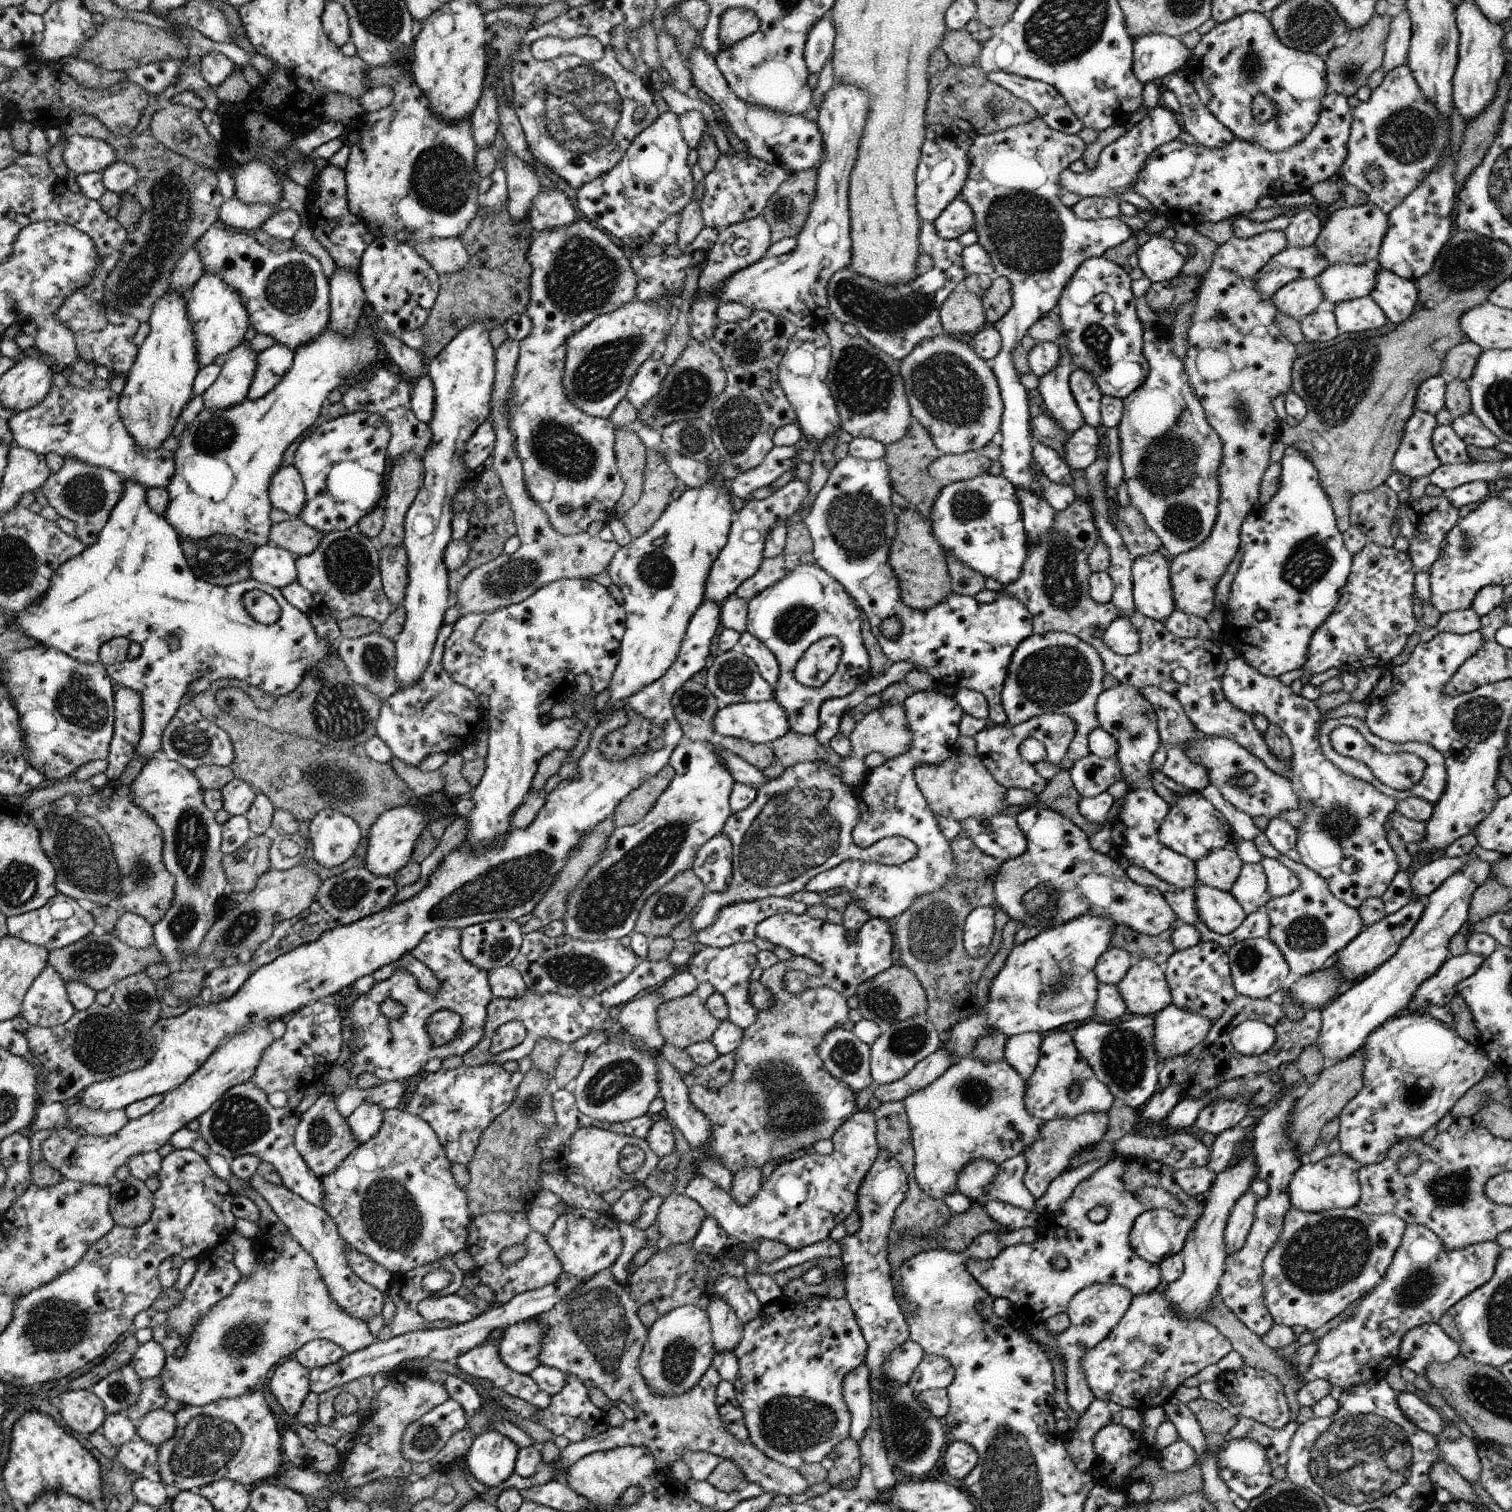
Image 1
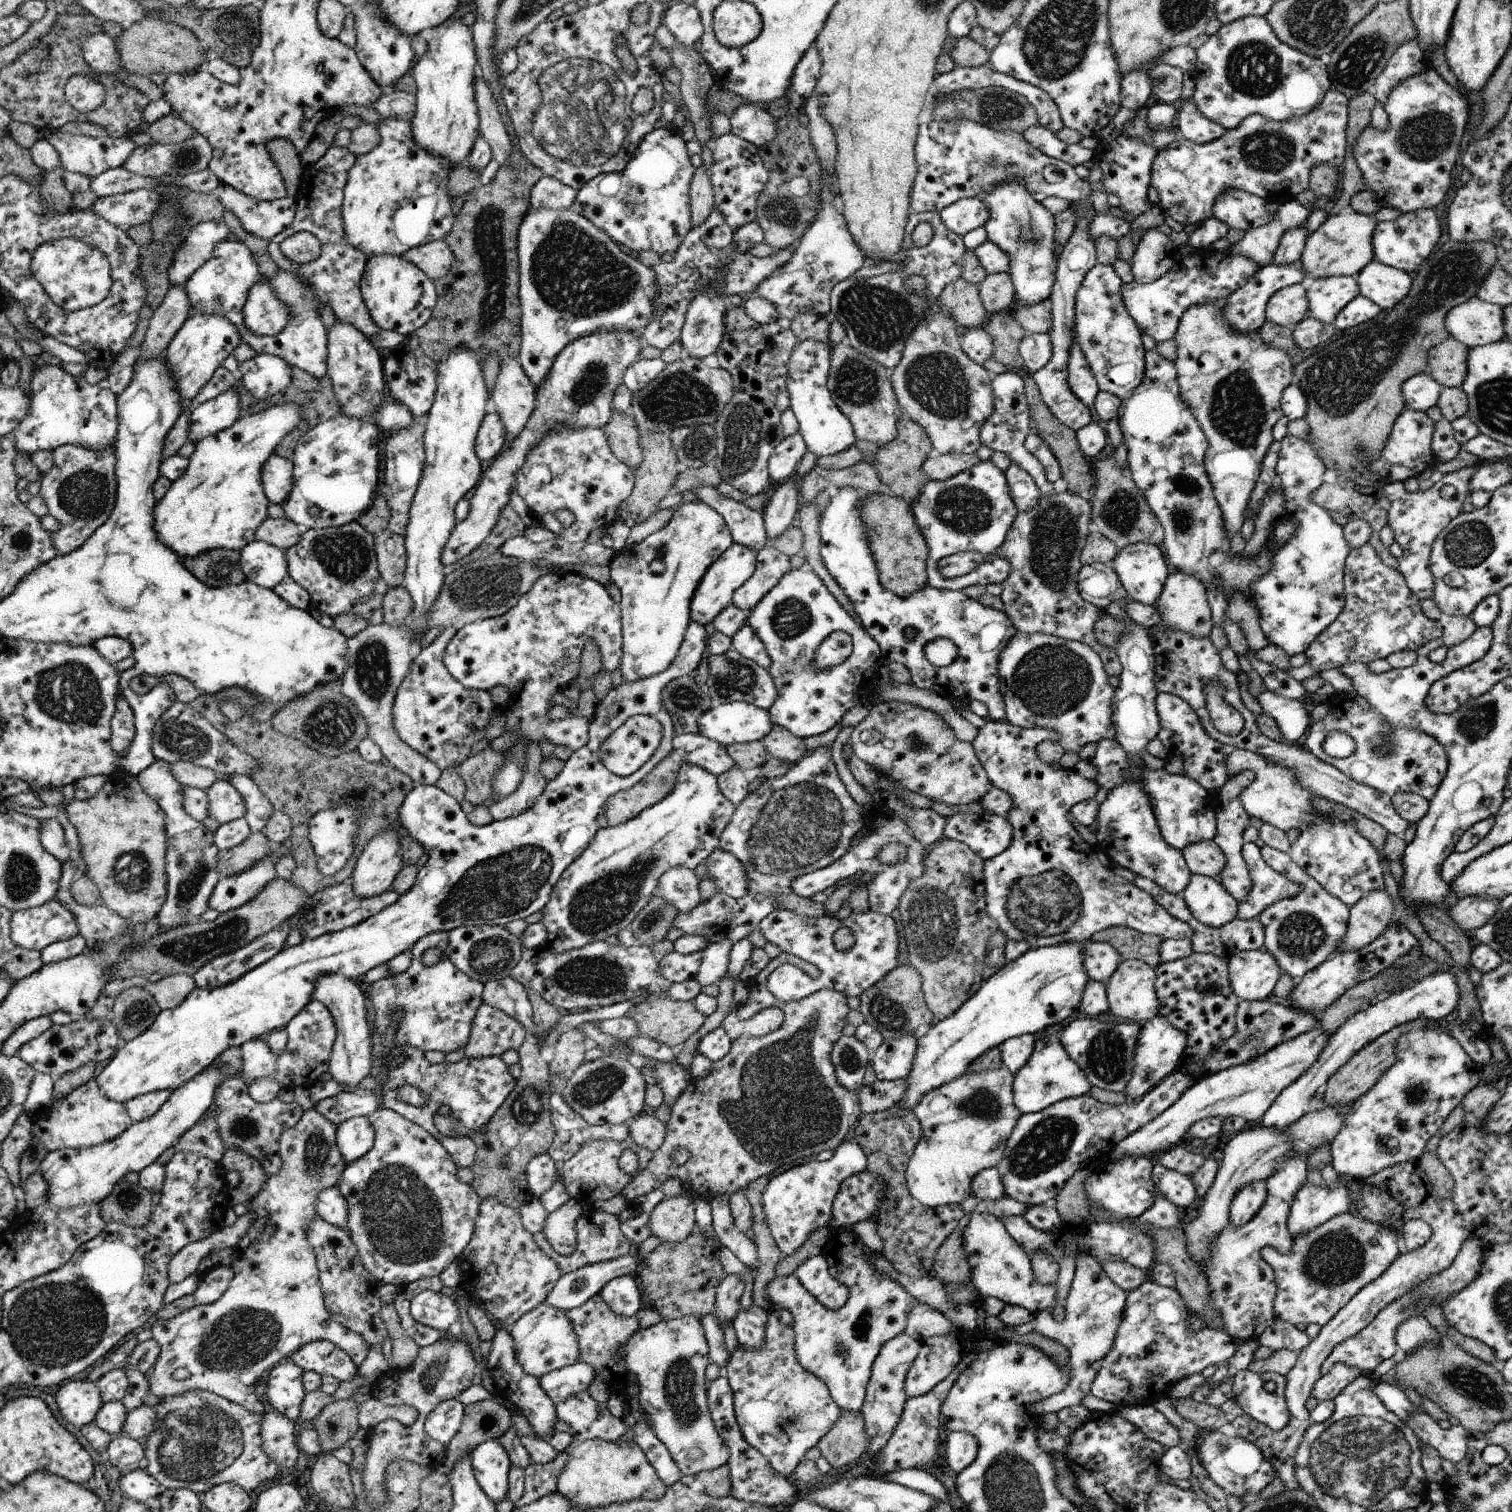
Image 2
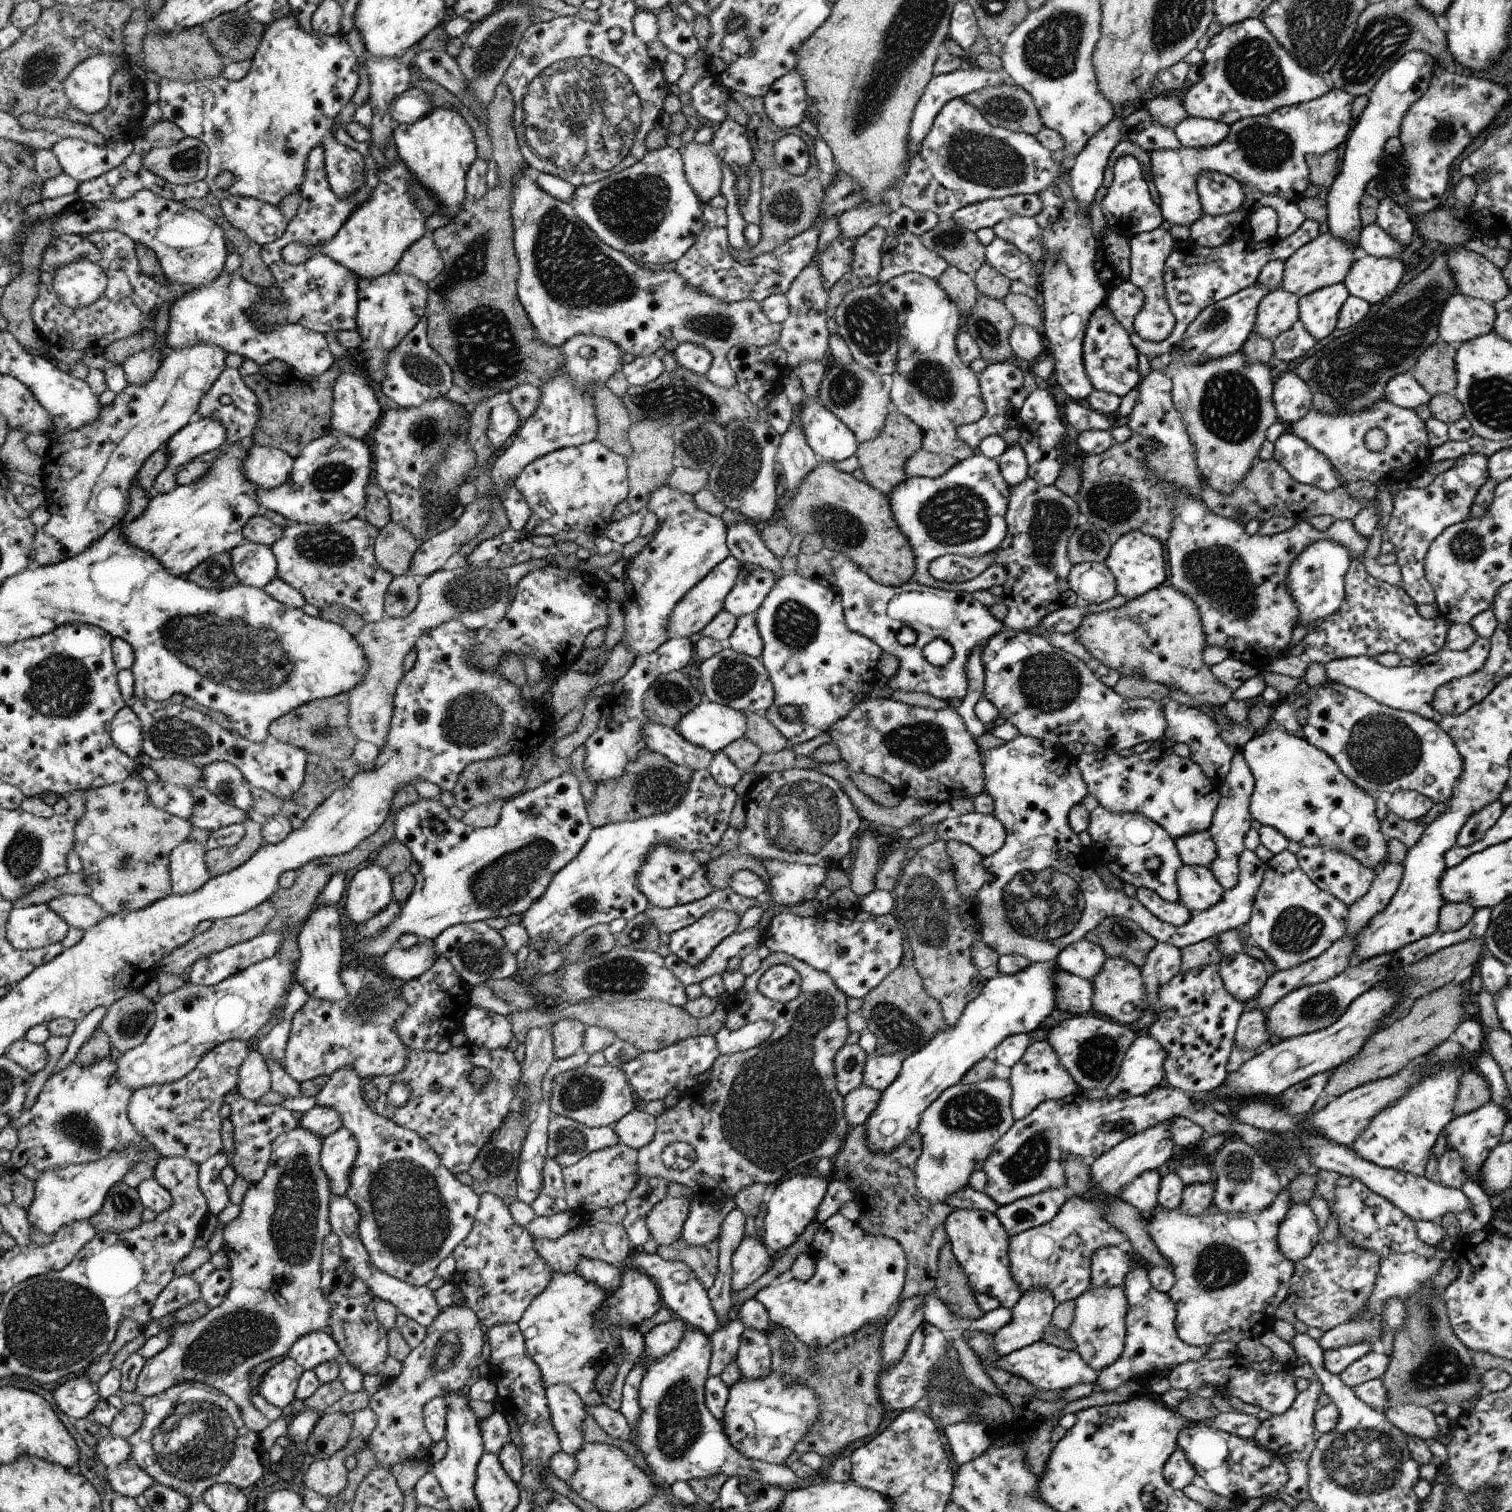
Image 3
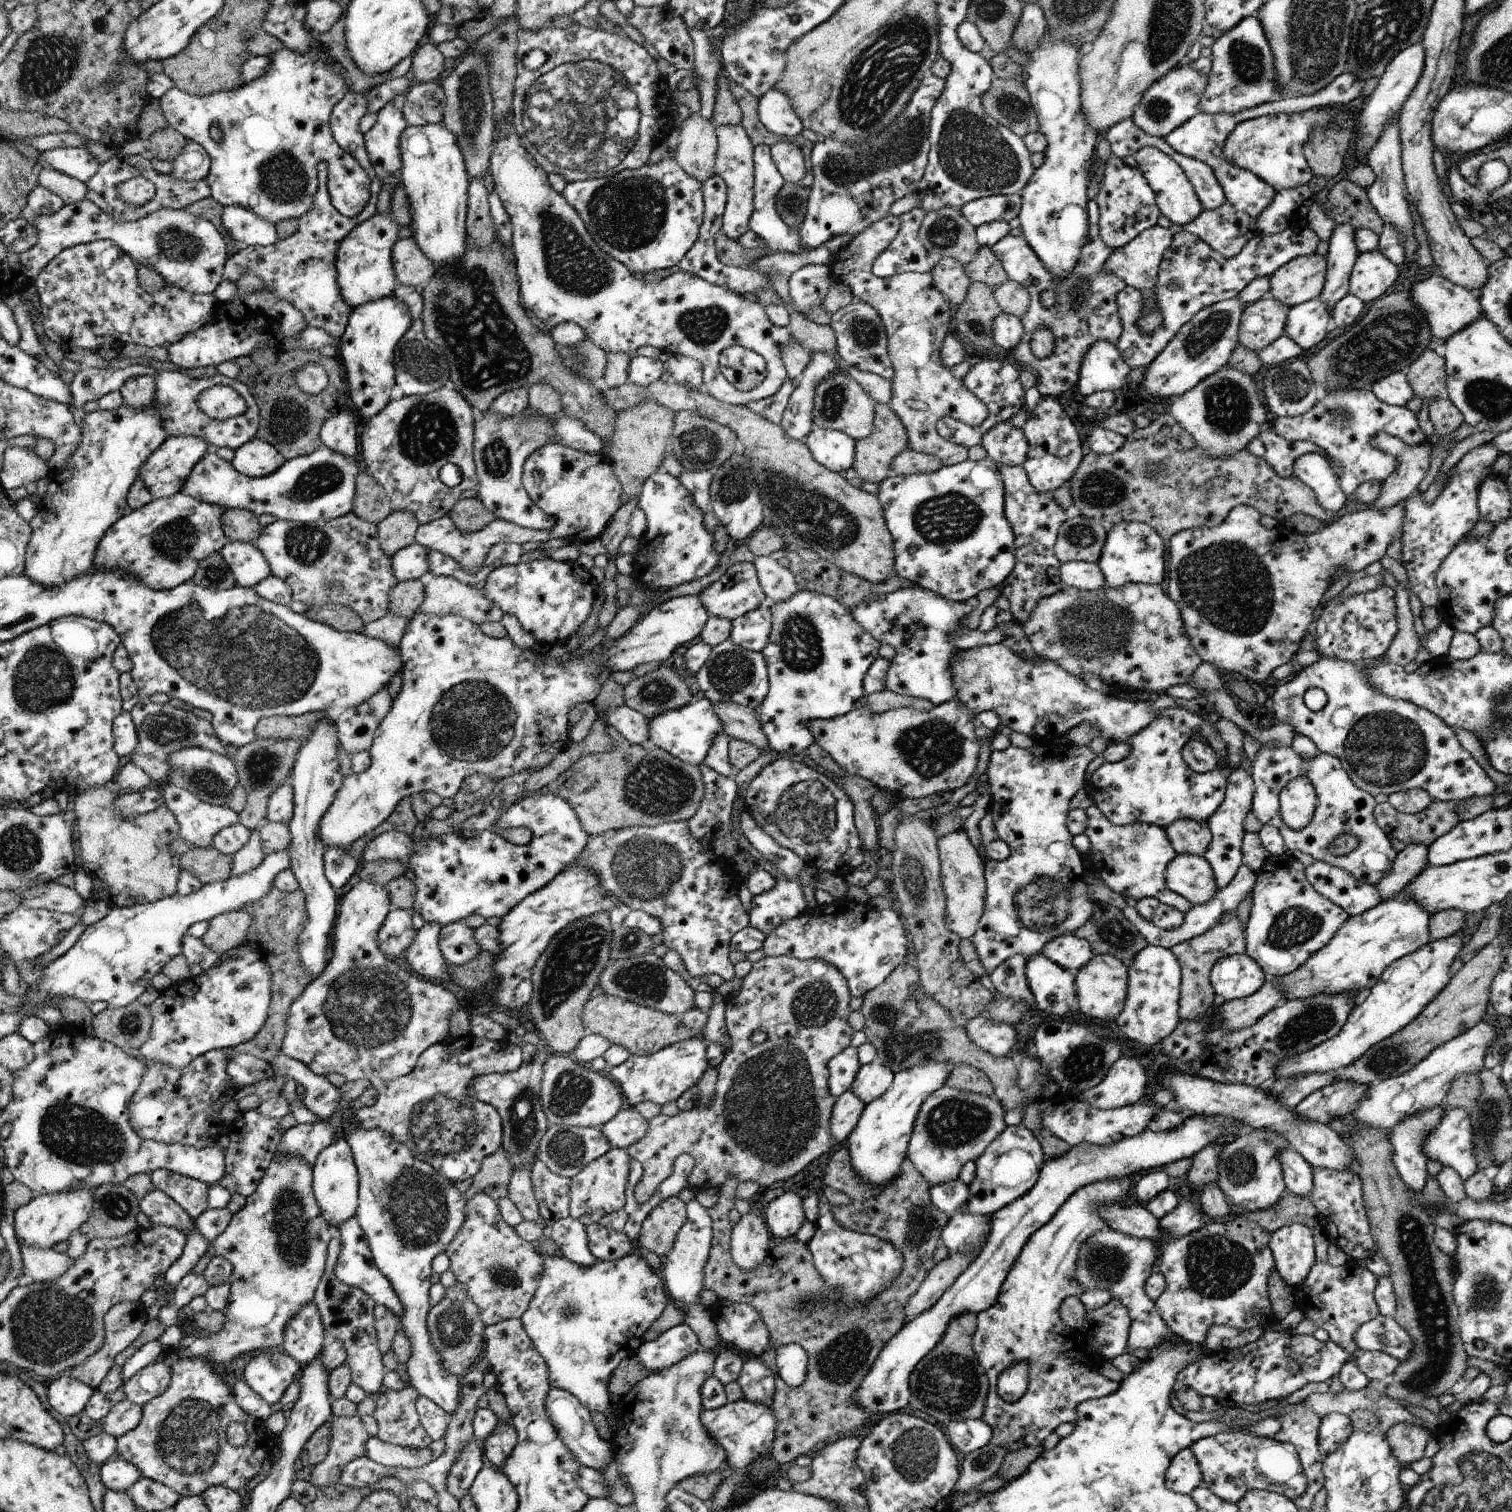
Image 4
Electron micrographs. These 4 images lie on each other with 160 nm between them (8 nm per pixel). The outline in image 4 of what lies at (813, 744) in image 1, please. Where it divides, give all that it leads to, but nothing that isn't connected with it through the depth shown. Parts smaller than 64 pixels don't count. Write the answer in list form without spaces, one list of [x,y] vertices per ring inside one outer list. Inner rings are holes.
[[[734,701],[712,702],[716,714],[724,722],[724,732],[732,739],[743,740],[769,751],[767,736],[753,708]]]

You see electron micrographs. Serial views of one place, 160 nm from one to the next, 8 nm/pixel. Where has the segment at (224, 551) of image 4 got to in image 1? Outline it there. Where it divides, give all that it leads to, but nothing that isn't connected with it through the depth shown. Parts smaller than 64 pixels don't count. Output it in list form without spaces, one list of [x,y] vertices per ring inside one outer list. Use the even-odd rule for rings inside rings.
[[[268,542],[254,547],[251,556],[251,578],[274,588],[288,587],[297,580],[297,556]]]

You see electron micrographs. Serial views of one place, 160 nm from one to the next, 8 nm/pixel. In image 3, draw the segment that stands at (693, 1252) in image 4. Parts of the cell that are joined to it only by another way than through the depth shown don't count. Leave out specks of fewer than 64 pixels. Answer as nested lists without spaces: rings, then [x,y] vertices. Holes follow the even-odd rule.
[[[694,1198],[688,1220],[681,1232],[680,1242],[695,1247],[712,1242],[720,1236],[721,1224],[727,1214],[738,1206],[732,1198],[719,1203],[719,1210],[714,1210],[709,1203]],[[639,1250],[632,1261],[632,1266],[649,1273],[654,1281],[657,1281],[661,1288],[662,1300],[666,1301],[665,1306],[678,1318],[683,1319],[688,1326],[699,1329],[705,1334],[711,1334],[720,1327],[717,1314],[712,1308],[707,1290],[698,1280],[695,1272],[688,1266],[688,1263],[678,1260],[664,1260],[658,1253],[648,1254]]]

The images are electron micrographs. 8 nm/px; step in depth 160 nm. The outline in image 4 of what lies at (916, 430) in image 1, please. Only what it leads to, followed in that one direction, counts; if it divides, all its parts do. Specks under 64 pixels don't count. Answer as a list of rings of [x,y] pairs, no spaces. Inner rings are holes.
[[[876,403],[874,424],[872,434],[865,439],[857,440],[853,468],[858,473],[860,481],[880,484],[884,479],[889,478],[888,472],[892,468],[893,460],[908,447],[909,436],[901,417],[884,403]]]

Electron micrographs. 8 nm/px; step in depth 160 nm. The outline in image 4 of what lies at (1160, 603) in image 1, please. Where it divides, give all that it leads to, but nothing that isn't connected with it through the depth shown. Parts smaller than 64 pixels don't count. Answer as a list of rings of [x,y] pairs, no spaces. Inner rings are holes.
[[[1122,521],[1108,528],[1105,543],[1097,560],[1103,572],[1106,586],[1118,588],[1126,583],[1150,583],[1159,585],[1164,580],[1164,547],[1166,542],[1152,528],[1143,522]]]

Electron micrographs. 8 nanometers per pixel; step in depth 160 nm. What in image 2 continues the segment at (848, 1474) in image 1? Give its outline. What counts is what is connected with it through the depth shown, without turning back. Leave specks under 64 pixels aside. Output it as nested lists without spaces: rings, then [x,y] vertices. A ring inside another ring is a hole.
[[[841,1409],[841,1412],[841,1418],[833,1424],[829,1434],[817,1444],[821,1456],[834,1468],[840,1468],[860,1458],[860,1454],[864,1454],[866,1450],[866,1444],[869,1444],[863,1413],[845,1412],[844,1409]]]

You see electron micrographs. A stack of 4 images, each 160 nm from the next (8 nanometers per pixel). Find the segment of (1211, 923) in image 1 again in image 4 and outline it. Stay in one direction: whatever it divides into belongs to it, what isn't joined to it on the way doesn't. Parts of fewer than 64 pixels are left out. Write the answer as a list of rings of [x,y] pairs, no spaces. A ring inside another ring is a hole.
[[[1176,853],[1165,870],[1167,887],[1189,900],[1203,905],[1218,891],[1210,863],[1204,856]]]

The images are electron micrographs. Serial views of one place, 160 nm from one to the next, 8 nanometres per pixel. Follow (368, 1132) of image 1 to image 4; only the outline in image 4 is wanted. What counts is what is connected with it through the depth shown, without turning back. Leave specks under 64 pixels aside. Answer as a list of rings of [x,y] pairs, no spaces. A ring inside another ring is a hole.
[[[339,1134],[333,1143],[318,1155],[317,1162],[312,1167],[313,1192],[317,1203],[326,1222],[336,1232],[339,1224],[356,1216],[360,1203],[360,1176],[353,1157],[352,1146],[343,1134]]]

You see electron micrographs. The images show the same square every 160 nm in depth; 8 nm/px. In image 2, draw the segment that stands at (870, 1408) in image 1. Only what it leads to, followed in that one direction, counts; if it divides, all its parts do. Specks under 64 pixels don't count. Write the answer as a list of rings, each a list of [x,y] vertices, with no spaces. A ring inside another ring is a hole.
[[[842,1221],[833,1224],[829,1239],[824,1242],[820,1255],[829,1264],[830,1276],[848,1289],[844,1306],[835,1311],[828,1308],[793,1274],[774,1277],[767,1284],[765,1295],[771,1303],[769,1310],[787,1310],[793,1316],[795,1350],[803,1368],[816,1374],[827,1384],[833,1399],[845,1412],[861,1412],[873,1363],[881,1348],[905,1330],[909,1312],[922,1303],[911,1296],[896,1279],[877,1270],[868,1256],[874,1251],[862,1243],[851,1225],[844,1225]]]

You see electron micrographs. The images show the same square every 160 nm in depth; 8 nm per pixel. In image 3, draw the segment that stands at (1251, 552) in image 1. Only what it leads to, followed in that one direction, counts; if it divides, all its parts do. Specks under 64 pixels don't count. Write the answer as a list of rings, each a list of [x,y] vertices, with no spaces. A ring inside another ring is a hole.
[[[1289,430],[1275,442],[1273,459],[1299,483],[1315,486],[1325,492],[1342,486],[1327,456]],[[1329,538],[1312,543],[1290,565],[1286,586],[1291,590],[1299,608],[1300,624],[1317,625],[1318,620],[1334,614],[1345,600],[1345,576],[1351,563],[1348,551]]]

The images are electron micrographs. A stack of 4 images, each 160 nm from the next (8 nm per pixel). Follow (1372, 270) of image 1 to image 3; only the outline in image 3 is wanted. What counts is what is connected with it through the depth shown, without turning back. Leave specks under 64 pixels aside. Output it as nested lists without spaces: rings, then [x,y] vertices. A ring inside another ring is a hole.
[[[1338,283],[1324,287],[1299,298],[1299,322],[1304,325],[1306,332],[1311,334],[1318,342],[1326,336],[1330,336],[1337,328],[1338,315],[1344,301],[1350,296],[1346,285]]]

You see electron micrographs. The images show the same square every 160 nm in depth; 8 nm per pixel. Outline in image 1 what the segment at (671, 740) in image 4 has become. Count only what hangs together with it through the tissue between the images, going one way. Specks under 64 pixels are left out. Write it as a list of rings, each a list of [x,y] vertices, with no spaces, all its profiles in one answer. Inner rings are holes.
[[[774,698],[719,708],[713,718],[713,727],[723,737],[736,737],[754,744],[772,744],[790,730],[785,709]]]

